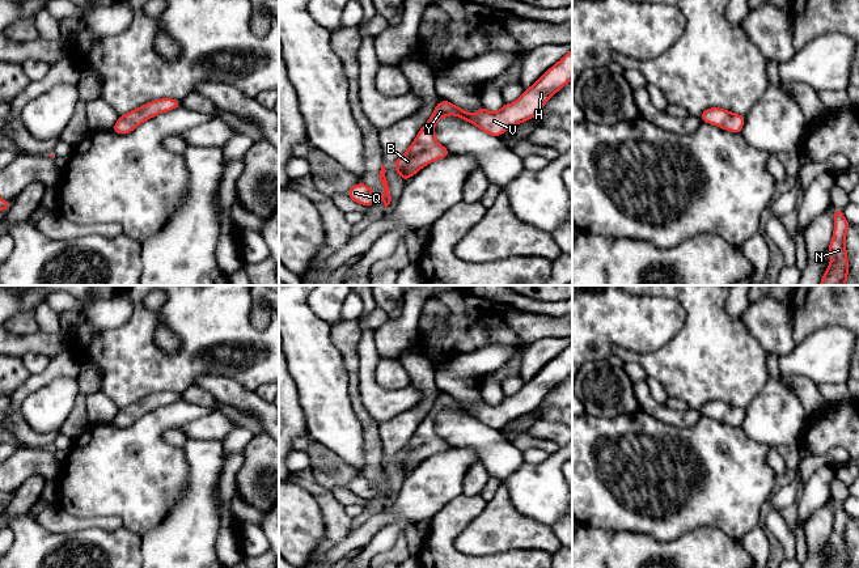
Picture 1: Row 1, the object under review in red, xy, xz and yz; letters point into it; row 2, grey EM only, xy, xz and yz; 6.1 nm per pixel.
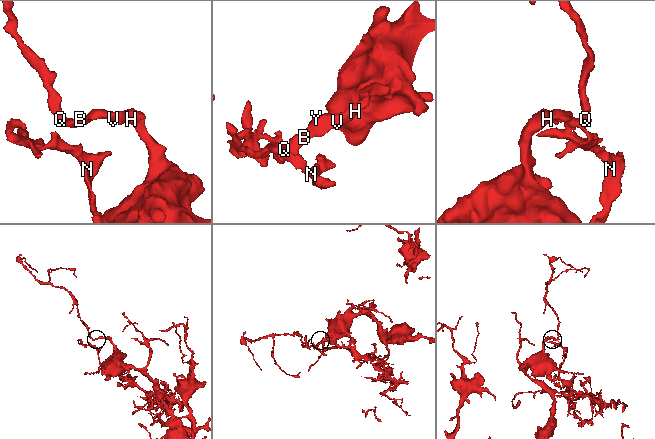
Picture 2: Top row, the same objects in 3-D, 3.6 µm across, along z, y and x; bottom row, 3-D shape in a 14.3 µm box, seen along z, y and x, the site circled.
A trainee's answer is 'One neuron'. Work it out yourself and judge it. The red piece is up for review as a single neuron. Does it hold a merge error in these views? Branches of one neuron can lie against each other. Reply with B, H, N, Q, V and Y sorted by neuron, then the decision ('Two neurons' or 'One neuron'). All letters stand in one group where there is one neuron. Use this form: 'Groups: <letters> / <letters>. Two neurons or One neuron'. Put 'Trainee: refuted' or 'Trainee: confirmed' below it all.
Groups: B H N Q V Y. One neuron
Trainee: confirmed

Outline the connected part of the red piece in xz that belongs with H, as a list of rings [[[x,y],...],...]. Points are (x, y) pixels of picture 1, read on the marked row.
[[[572,48],[551,68],[549,68],[522,96],[504,103],[496,113],[490,113],[483,105],[471,115],[449,101],[437,102],[427,123],[419,130],[409,149],[394,162],[398,175],[406,182],[426,165],[452,154],[437,143],[435,123],[447,116],[456,115],[469,122],[484,133],[499,137],[507,130],[538,115],[545,103],[566,84],[572,80]]]

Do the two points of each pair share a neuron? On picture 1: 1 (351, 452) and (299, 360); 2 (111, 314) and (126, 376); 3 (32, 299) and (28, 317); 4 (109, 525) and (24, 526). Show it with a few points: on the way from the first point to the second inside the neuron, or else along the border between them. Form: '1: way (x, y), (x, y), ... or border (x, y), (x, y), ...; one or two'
1: way (338, 429), (330, 420), (321, 382); one
2: border (132, 302), (122, 325), (87, 342); two
3: border (38, 302), (24, 306), (13, 314); two
4: border (36, 516), (51, 532), (73, 533); two

